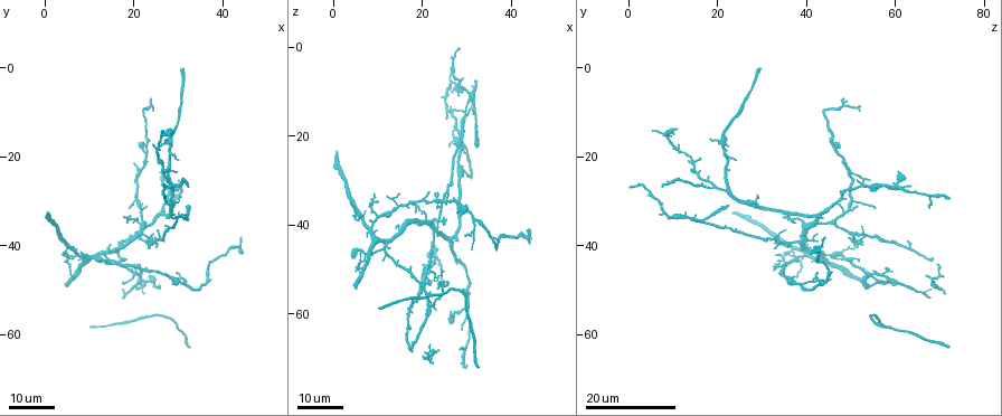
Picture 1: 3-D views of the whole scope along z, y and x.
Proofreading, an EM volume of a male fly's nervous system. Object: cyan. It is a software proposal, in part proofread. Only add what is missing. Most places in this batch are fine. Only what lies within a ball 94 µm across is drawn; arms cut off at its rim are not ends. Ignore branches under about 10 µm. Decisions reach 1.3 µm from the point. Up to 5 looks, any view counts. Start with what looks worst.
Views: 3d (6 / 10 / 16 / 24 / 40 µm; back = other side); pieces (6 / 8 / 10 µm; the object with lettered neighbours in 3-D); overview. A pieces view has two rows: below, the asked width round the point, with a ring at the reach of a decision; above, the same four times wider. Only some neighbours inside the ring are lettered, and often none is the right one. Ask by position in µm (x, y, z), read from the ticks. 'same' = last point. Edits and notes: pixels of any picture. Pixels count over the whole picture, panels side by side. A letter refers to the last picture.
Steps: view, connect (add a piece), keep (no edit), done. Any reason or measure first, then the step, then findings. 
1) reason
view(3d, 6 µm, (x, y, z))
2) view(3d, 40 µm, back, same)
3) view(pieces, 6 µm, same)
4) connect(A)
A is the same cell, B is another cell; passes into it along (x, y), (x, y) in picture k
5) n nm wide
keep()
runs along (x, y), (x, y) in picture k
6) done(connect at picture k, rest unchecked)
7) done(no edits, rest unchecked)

long arm stops here
view(3d, 16 µm, (44.0, 38.5, 43.5))

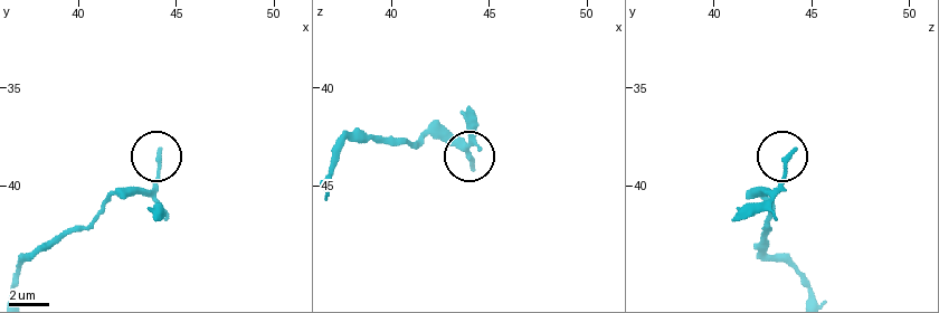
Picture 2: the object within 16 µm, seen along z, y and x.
view(pieces, 10 µm, (44.1, 38.2, 44.2))

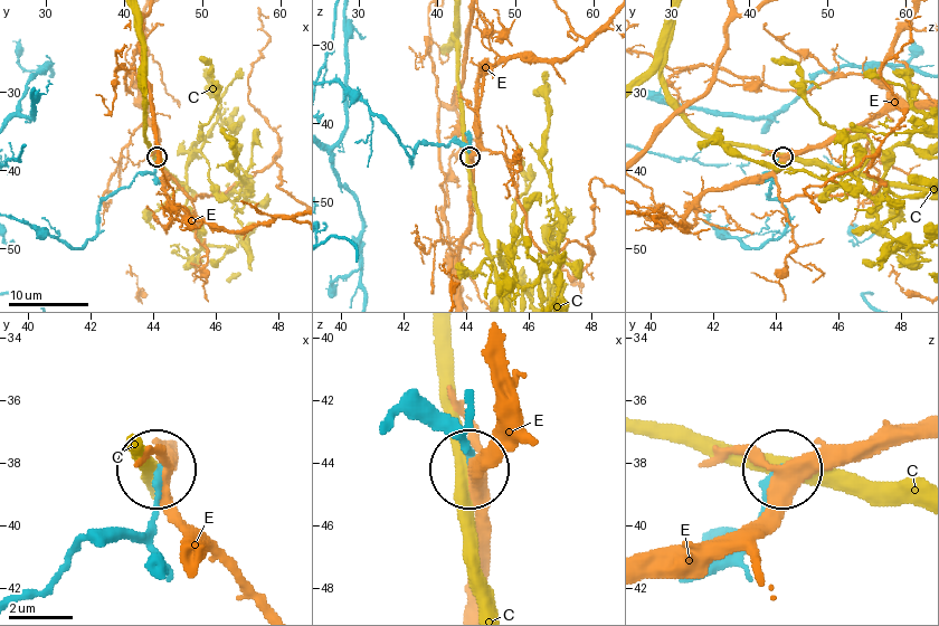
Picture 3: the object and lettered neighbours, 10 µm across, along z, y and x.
240 nm wide
keep()
C and E are other cells; no lettered piece goes on from it

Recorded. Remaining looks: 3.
branch stops here
view(3d, 24 µm, (44.5, 42.0, 41.5))

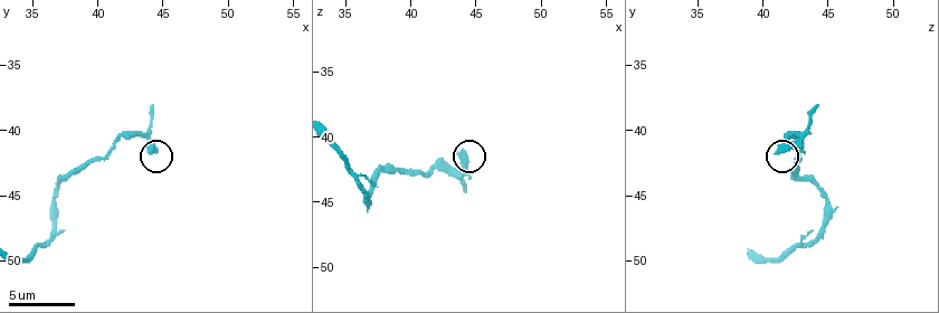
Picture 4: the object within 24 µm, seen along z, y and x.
view(pieces, 8 µm, (44.0, 41.8, 41.2))

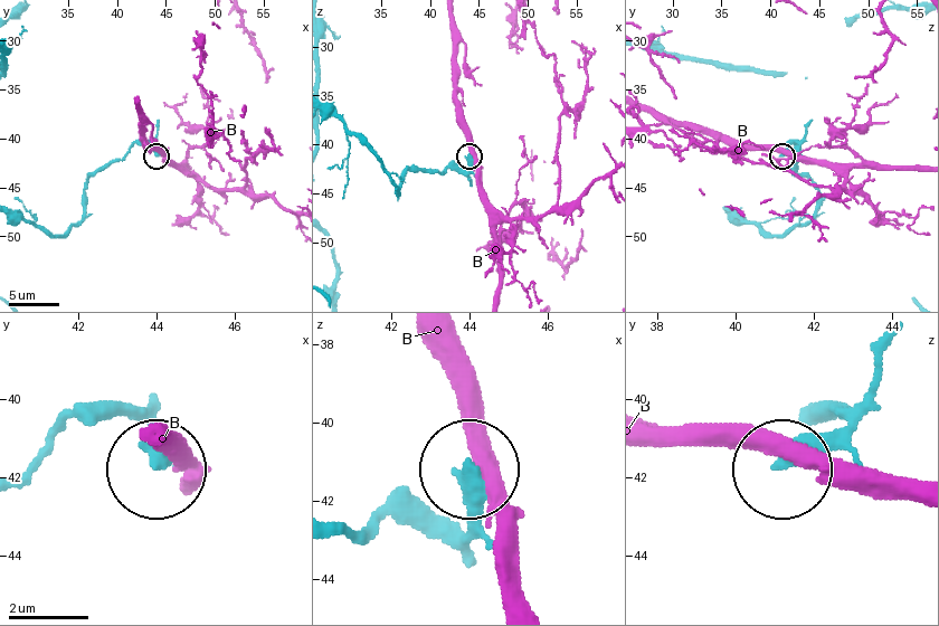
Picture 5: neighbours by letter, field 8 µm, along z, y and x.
keep()
B is another cell; none of them fits

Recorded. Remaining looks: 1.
done(no edits, rest unchecked)

